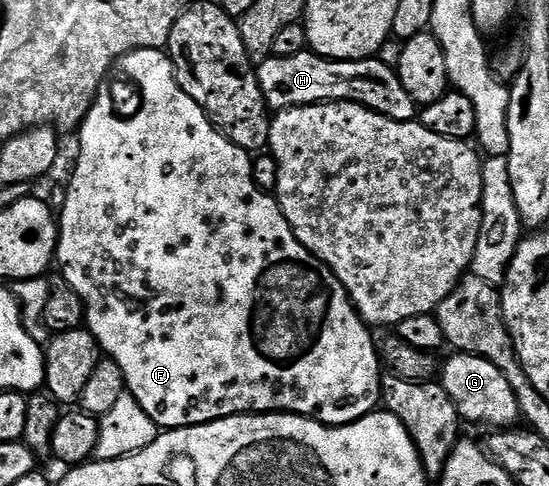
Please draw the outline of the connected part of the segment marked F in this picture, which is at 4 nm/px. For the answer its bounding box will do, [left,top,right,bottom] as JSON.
[55,49,382,431]

